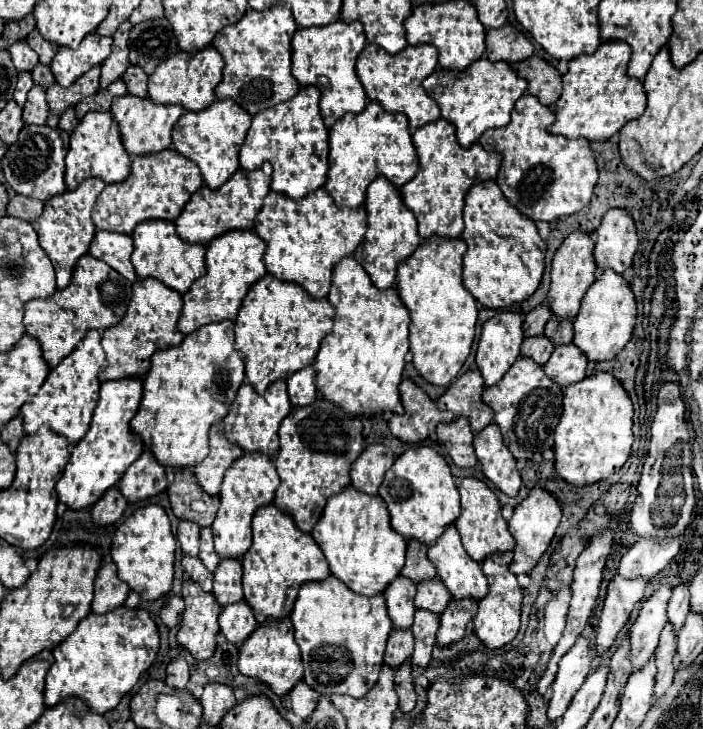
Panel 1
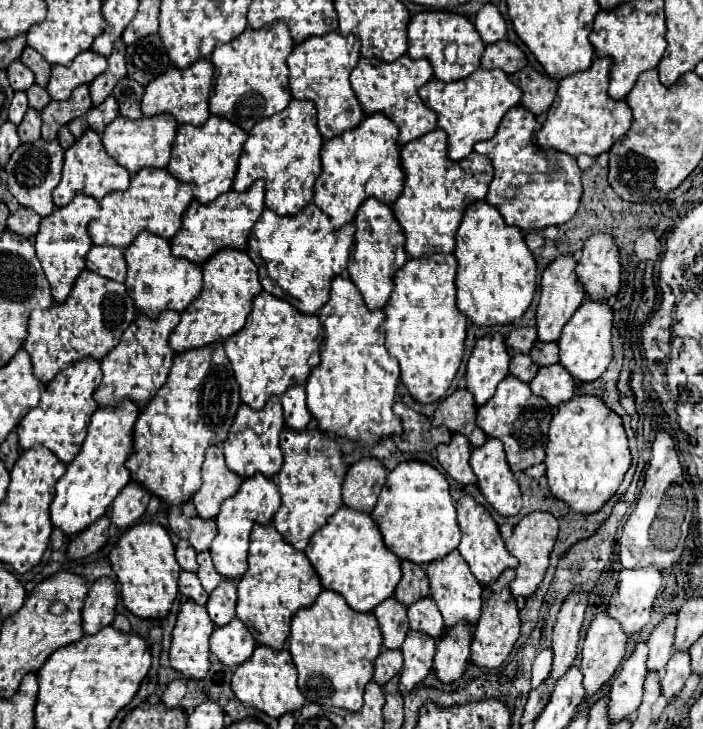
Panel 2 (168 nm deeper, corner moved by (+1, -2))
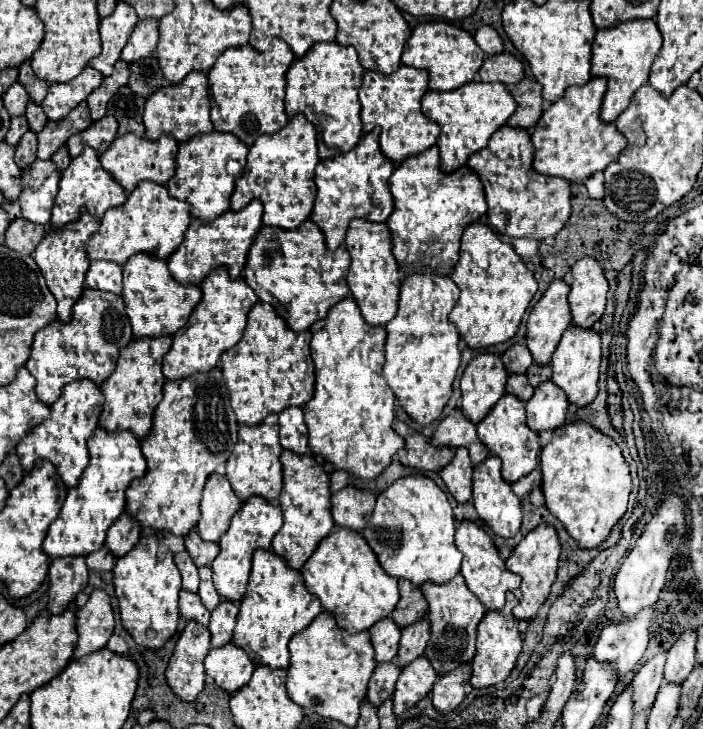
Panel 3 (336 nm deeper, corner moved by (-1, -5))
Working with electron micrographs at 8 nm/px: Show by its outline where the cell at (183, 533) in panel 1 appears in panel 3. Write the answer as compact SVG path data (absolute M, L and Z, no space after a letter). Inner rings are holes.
M184 550L184 552L178 552L174 554L174 562L182 574L182 588L188 590L188 592L196 592L196 586L198 586L198 568L194 566L190 554Z

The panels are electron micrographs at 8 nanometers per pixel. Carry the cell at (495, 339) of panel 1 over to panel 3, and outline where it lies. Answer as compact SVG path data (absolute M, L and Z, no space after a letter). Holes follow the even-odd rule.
M480 354L476 356L462 374L462 410L466 418L474 424L488 416L488 410L496 406L496 402L504 396L508 372L504 372L504 364L496 354Z

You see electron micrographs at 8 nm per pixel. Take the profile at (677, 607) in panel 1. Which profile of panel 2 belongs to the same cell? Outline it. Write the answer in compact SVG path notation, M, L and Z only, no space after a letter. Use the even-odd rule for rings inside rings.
M666 613L666 615L662 615L660 623L652 629L650 639L648 639L648 647L650 647L648 671L662 671L666 667L666 663L674 651L676 621L678 621L676 613Z

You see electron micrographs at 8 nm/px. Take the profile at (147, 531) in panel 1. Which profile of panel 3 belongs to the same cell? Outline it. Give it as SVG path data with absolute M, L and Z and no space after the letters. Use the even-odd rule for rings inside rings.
M150 534L140 538L138 546L120 558L114 566L114 590L118 596L120 620L126 632L136 640L138 646L148 650L160 650L166 640L176 634L178 628L178 594L180 594L180 572L174 564L174 554L160 554L158 536Z

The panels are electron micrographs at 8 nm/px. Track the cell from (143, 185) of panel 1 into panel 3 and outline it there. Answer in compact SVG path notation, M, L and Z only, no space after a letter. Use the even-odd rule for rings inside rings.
M140 182L140 186L136 186L136 190L122 206L104 214L98 234L88 240L86 254L90 260L110 260L120 266L126 264L130 256L140 252L166 260L180 246L190 220L192 216L188 214L188 202L176 202L170 198L164 186L156 186L154 182Z

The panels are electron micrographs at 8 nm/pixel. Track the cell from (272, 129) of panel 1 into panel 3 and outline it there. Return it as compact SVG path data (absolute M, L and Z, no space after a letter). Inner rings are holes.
M298 114L284 126L284 130L260 136L250 148L246 174L236 182L236 190L230 200L230 210L238 212L248 202L260 200L264 206L264 226L294 230L310 218L316 196L314 168L318 162L320 160L316 148L316 128L302 114Z

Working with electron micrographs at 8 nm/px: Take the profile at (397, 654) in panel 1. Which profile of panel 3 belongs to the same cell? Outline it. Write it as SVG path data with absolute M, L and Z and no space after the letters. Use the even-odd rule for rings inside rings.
M394 662L378 664L368 684L368 694L366 694L368 702L372 702L374 706L380 706L382 702L386 702L394 694L398 676L400 676L400 668Z

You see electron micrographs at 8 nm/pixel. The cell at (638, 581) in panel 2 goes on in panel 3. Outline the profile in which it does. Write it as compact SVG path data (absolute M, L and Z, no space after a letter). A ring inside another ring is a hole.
M654 608L642 610L636 618L606 626L594 646L594 660L612 664L618 680L622 680L640 662L654 622Z

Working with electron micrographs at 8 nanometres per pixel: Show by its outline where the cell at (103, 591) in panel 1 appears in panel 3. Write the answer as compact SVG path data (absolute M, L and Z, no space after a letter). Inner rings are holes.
M94 590L90 600L76 610L76 632L78 642L72 660L90 652L102 650L114 630L114 612L104 590Z

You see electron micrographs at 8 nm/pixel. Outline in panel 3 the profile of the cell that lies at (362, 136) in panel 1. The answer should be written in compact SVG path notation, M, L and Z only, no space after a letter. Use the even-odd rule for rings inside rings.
M378 130L364 134L356 148L336 156L332 160L322 160L324 168L316 168L316 202L310 220L318 224L326 238L328 250L336 250L348 232L348 224L354 218L364 218L368 222L386 222L394 210L392 194L388 190L388 178L392 176L394 164L384 158L378 146Z

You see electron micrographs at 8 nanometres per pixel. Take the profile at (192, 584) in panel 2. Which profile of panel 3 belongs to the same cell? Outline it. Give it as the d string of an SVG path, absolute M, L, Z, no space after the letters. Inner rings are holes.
M186 590L180 592L180 614L184 620L194 620L200 626L208 626L210 620L210 612L204 610L200 598L196 598L196 594L188 594Z

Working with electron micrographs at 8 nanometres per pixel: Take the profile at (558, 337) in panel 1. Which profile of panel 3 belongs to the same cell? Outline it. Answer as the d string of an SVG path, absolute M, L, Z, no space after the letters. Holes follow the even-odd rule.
M532 364L532 366L526 370L528 384L534 386L534 388L538 388L542 382L550 380L550 376L552 376L552 368L550 368L550 366L536 366L536 364Z

